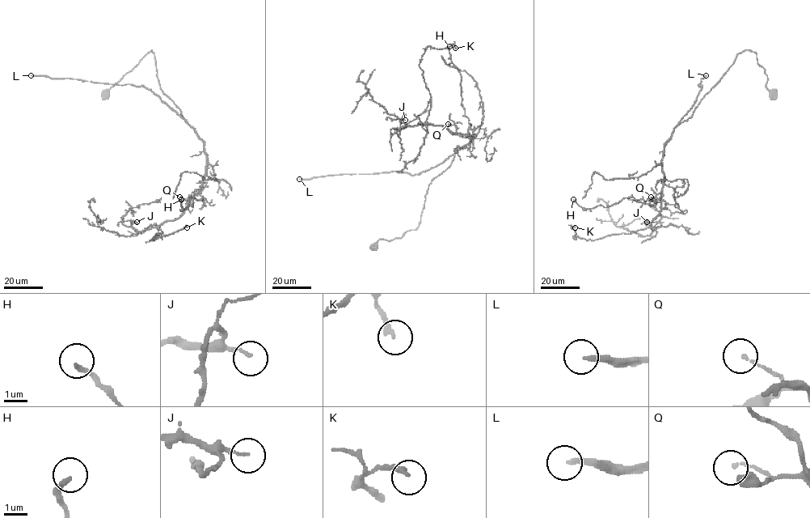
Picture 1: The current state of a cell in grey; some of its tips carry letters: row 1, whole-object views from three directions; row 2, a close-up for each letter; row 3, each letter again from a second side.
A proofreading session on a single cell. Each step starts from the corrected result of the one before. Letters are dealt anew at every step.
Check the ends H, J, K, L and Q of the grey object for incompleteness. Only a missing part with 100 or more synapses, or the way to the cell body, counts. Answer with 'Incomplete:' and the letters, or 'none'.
Incomplete: L

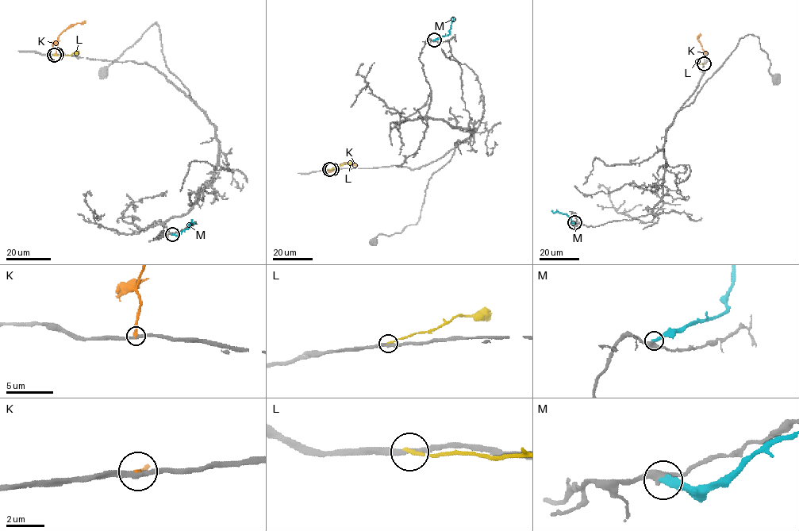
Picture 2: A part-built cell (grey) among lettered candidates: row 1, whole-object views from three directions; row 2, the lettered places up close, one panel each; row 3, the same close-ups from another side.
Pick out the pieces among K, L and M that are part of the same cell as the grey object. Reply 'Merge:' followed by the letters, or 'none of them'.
Merge: none of them

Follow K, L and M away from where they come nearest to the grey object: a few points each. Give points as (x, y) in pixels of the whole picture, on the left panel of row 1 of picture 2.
K: (55, 54), (59, 36), (69, 27), (85, 21)
L: (54, 55), (70, 55), (78, 51)
M: (172, 234), (178, 235), (190, 227), (192, 220)

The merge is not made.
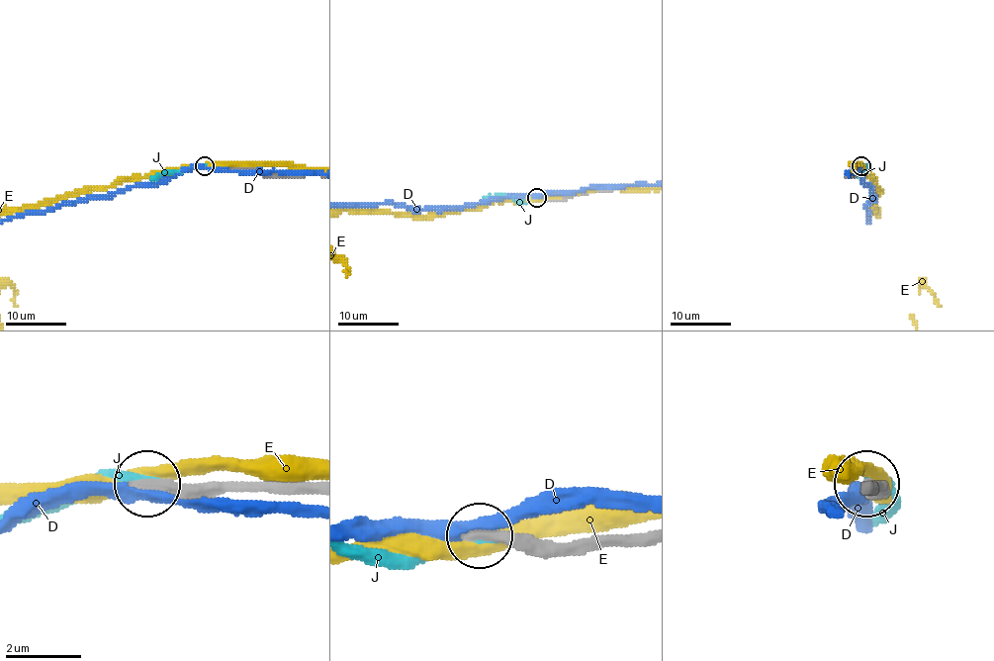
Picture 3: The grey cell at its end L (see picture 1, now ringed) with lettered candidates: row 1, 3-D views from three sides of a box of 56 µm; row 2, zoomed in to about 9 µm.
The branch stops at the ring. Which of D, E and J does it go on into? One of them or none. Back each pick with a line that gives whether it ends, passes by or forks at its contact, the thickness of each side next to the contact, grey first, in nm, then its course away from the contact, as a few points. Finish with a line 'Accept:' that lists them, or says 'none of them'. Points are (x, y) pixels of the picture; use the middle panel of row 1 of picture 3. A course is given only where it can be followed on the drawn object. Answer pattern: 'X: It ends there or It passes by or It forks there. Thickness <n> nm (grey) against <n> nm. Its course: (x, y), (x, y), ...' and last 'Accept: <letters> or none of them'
J: It ends there. Thickness 320 nm (grey) against 240 nm
Accept: J

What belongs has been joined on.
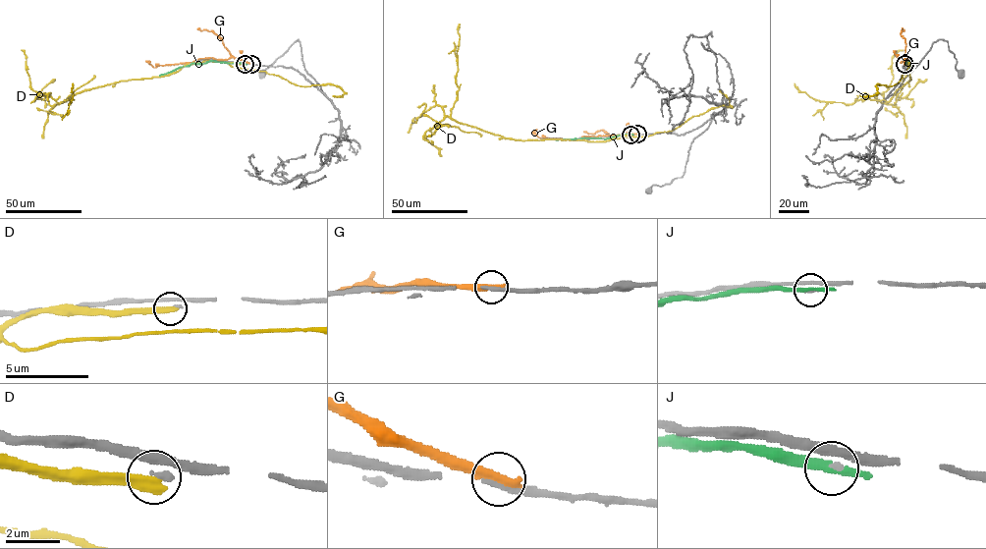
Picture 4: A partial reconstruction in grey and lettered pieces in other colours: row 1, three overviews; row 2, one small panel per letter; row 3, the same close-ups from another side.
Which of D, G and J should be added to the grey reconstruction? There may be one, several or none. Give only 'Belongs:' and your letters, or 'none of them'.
Belongs: none of them

